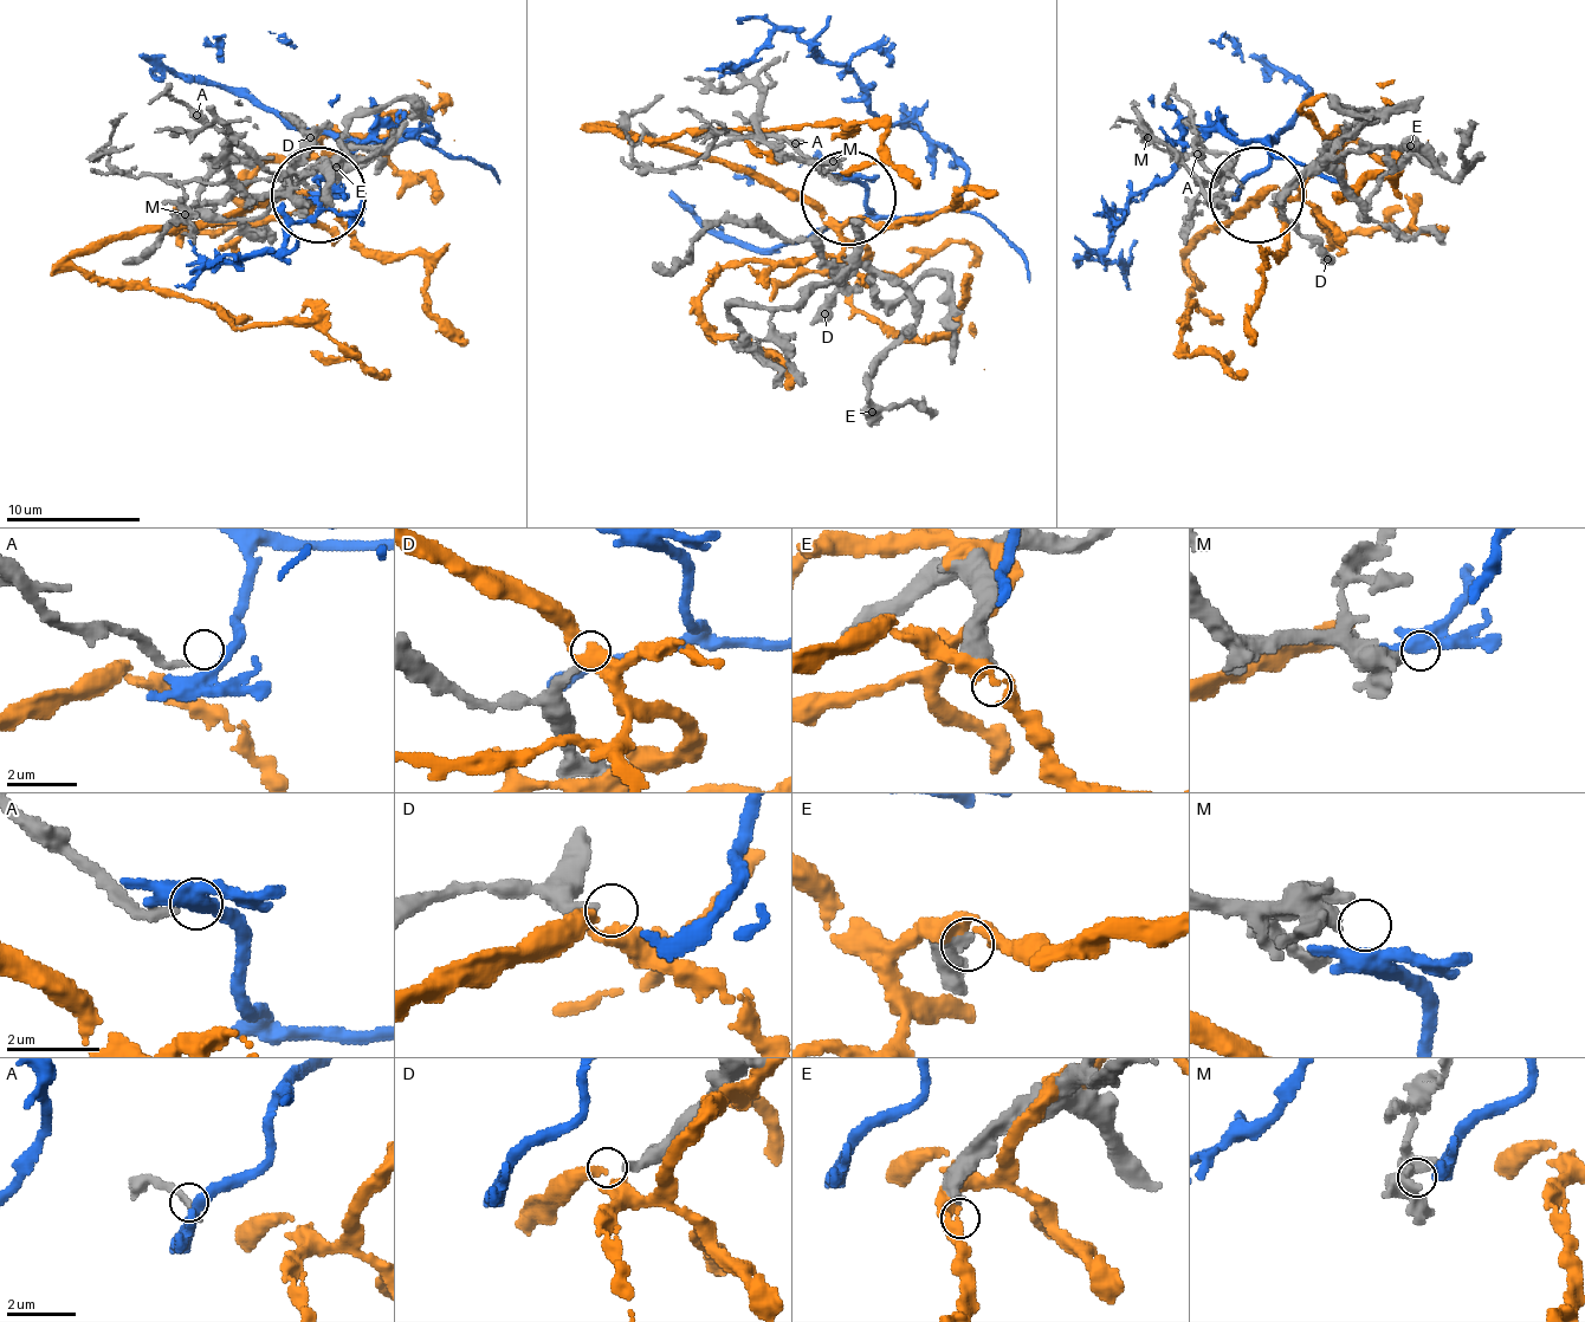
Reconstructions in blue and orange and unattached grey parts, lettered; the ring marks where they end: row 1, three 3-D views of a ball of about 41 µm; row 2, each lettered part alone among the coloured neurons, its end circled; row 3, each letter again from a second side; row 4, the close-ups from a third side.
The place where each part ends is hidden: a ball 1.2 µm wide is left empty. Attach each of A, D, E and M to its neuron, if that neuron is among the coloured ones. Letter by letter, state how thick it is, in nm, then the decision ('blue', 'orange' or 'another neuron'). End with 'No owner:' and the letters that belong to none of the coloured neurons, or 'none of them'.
A: calibre 200 nm; another neuron
D: calibre 240 nm; another neuron
E: calibre 480 nm; another neuron
M: calibre 260 nm; blue
No owner: A, D, E

